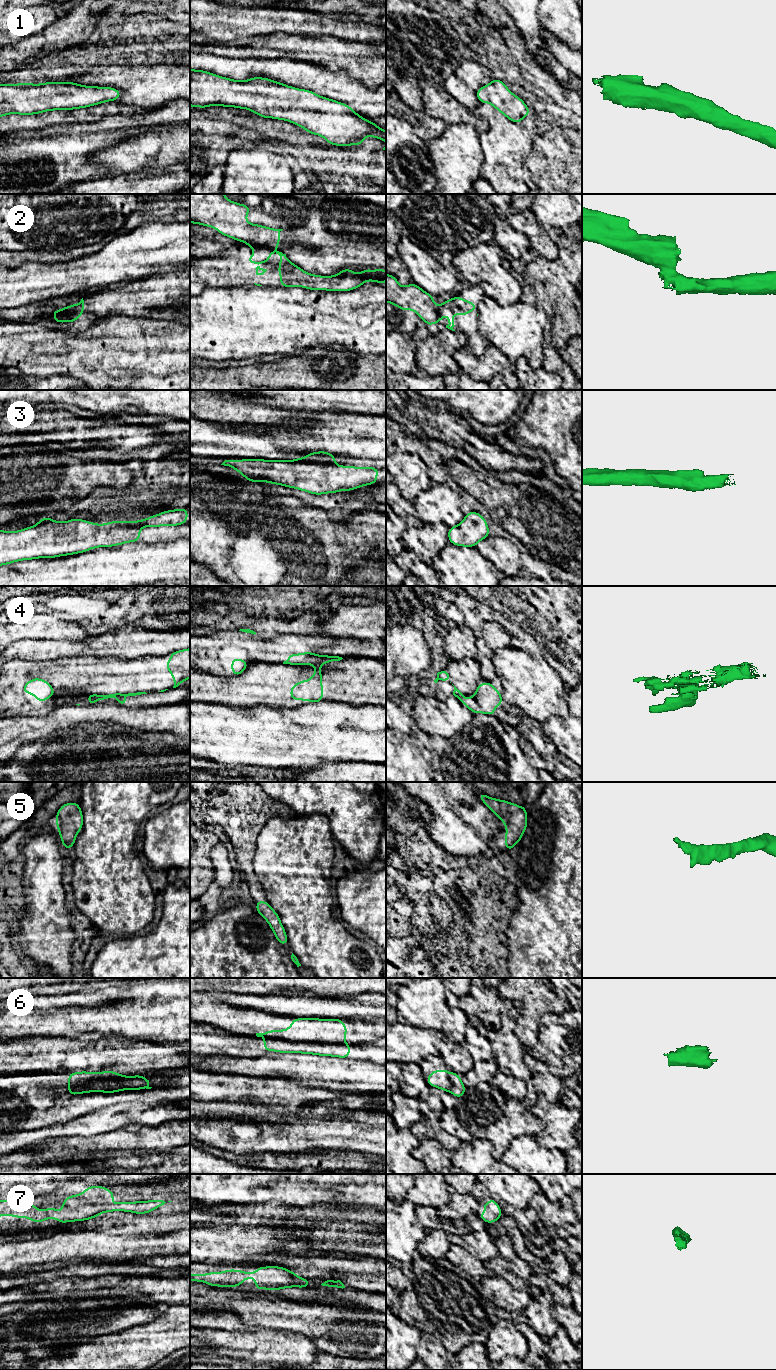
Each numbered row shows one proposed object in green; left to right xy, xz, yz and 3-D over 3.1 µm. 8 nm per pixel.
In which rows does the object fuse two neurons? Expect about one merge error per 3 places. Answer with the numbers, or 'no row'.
2, 4, 6

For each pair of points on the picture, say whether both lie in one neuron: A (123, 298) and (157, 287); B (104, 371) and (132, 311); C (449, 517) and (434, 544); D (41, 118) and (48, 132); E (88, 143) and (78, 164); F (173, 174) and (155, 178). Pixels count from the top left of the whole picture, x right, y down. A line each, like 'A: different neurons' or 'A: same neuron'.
A: same neuron
B: different neurons
C: different neurons
D: different neurons
E: same neuron
F: same neuron

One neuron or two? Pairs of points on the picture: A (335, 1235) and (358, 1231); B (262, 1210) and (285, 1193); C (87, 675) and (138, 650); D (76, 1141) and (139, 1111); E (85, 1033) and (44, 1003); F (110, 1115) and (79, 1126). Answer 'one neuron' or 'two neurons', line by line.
A: one neuron
B: two neurons
C: two neurons
D: two neurons
E: two neurons
F: one neuron

